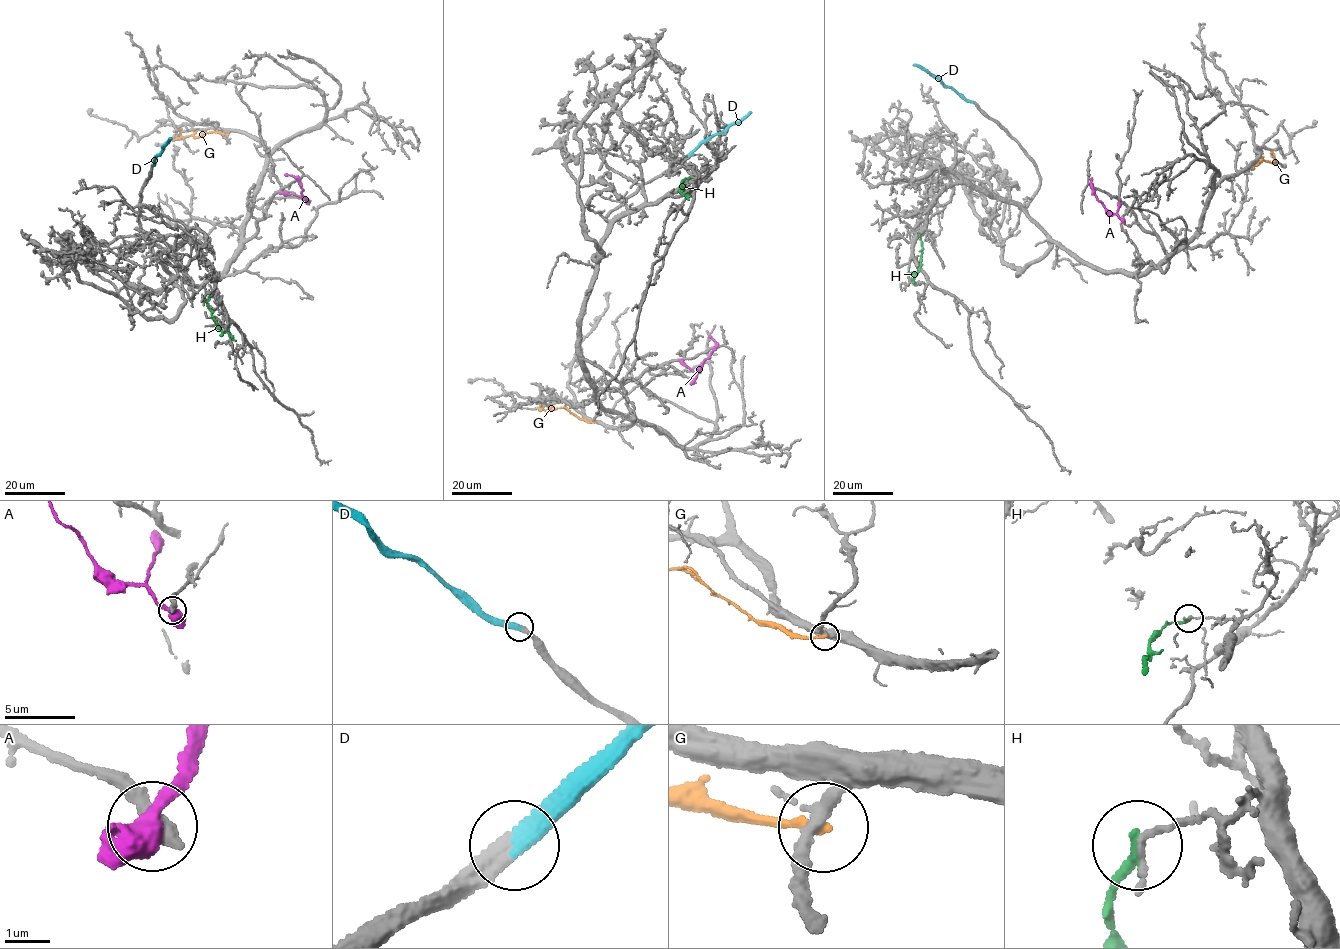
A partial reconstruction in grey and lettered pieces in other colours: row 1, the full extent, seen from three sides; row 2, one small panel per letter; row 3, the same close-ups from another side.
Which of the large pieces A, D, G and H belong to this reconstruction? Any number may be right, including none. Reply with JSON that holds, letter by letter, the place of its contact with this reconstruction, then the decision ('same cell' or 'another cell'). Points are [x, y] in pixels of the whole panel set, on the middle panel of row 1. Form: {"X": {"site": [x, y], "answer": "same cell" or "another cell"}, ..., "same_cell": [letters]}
{"A": {"site": [693, 381], "answer": "another cell"}, "D": {"site": [688, 155], "answer": "same cell"}, "G": {"site": [594, 422], "answer": "another cell"}, "H": {"site": [689, 177], "answer": "another cell"}, "same_cell": ["D"]}

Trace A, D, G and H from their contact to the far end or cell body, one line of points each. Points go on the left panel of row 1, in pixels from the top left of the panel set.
A: (308, 201), (304, 199), (299, 180), (284, 174)
D: (152, 165), (171, 138)
G: (228, 134), (205, 132), (196, 137), (180, 136), (173, 141)
H: (209, 297), (207, 307), (212, 317), (221, 330), (228, 332), (236, 341)

